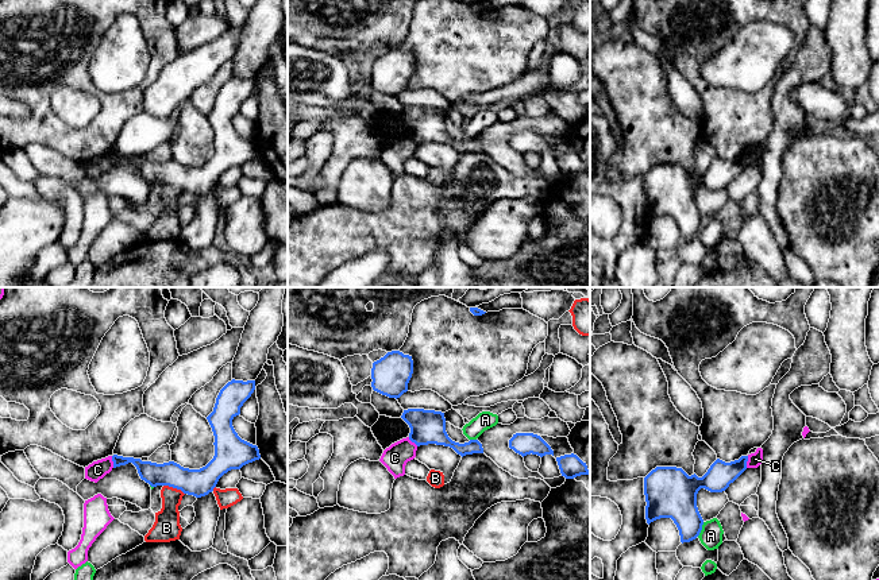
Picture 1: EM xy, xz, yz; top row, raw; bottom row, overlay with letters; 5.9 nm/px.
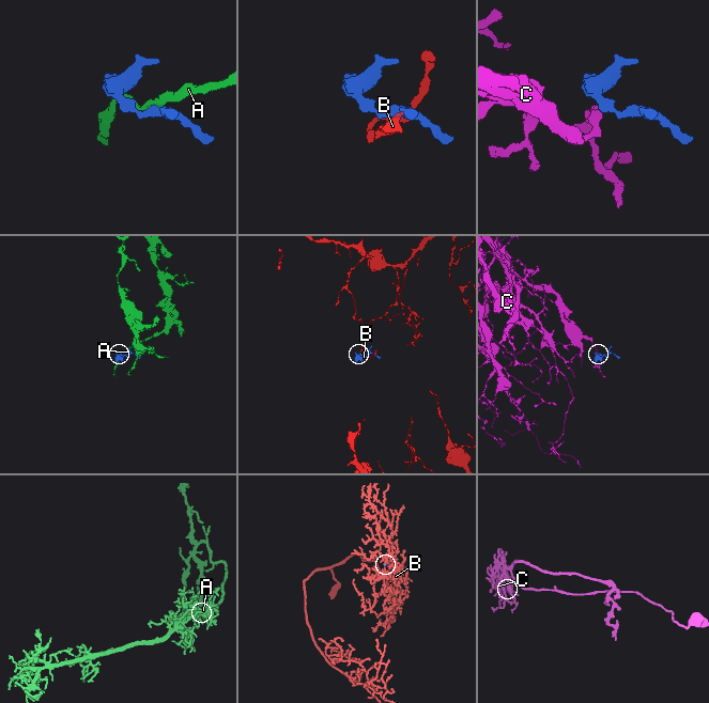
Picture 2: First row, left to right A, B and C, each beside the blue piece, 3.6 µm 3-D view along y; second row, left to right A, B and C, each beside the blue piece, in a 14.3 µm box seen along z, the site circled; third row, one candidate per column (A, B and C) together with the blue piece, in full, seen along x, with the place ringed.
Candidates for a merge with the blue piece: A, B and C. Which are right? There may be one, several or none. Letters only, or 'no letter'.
no letter

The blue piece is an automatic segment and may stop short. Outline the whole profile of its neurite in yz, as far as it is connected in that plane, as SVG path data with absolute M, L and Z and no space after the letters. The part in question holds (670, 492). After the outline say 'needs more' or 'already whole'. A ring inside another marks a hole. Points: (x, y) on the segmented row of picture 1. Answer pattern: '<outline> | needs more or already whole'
M748 456L730 463L717 459L702 477L689 476L676 467L656 467L644 477L647 523L671 518L682 544L695 540L703 525L697 507L698 491L725 491L747 469L747 461Z | already whole

